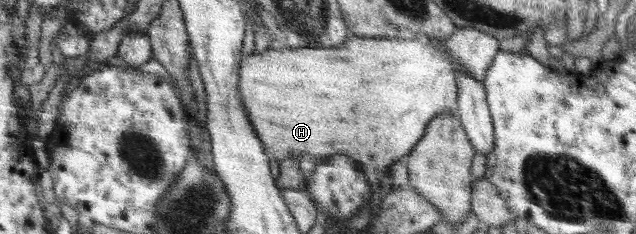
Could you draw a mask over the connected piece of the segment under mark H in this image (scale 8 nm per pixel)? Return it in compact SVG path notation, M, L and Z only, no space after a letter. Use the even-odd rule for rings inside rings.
M458 28L450 38L444 40L437 39L435 44L425 44L418 40L406 40L402 38L370 38L370 37L351 37L344 44L334 47L326 48L269 48L262 53L253 52L240 62L240 81L237 86L240 87L241 99L245 105L246 114L248 114L249 121L256 130L258 138L264 143L266 147L266 154L271 158L276 158L278 161L295 159L300 161L302 155L308 154L317 161L327 159L335 154L348 155L351 159L359 162L362 170L365 172L370 184L370 206L371 214L380 209L380 203L384 198L384 193L381 193L380 181L384 178L386 171L390 166L402 158L406 158L414 148L418 141L422 140L428 124L437 117L443 110L456 113L458 108L456 103L457 98L457 74L464 71L472 75L476 80L483 84L485 74L489 70L490 64L494 60L496 54L500 51L499 39L488 36L480 32L476 28Z

